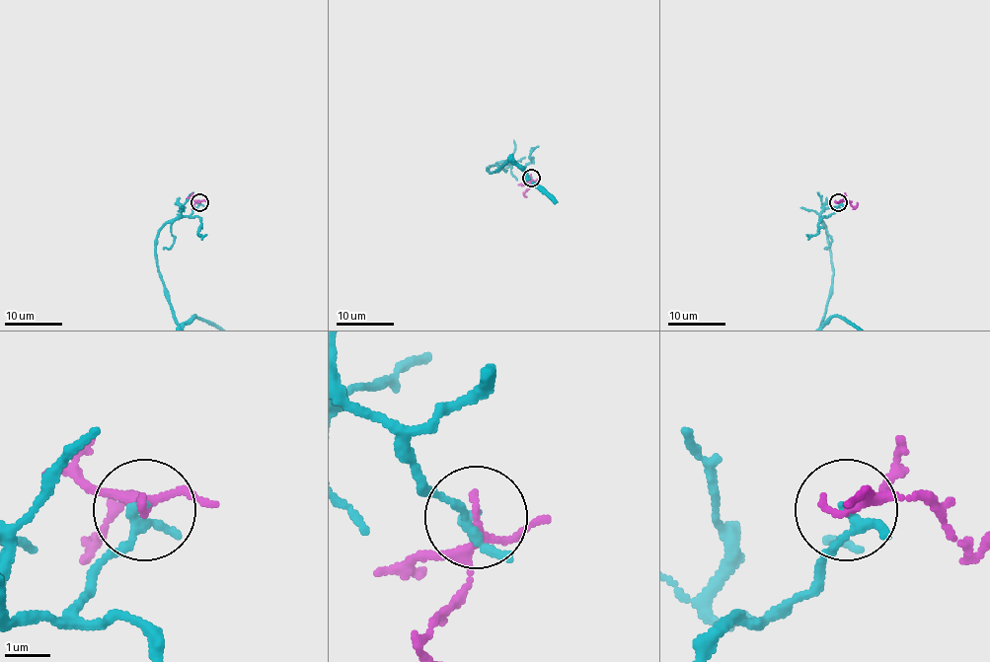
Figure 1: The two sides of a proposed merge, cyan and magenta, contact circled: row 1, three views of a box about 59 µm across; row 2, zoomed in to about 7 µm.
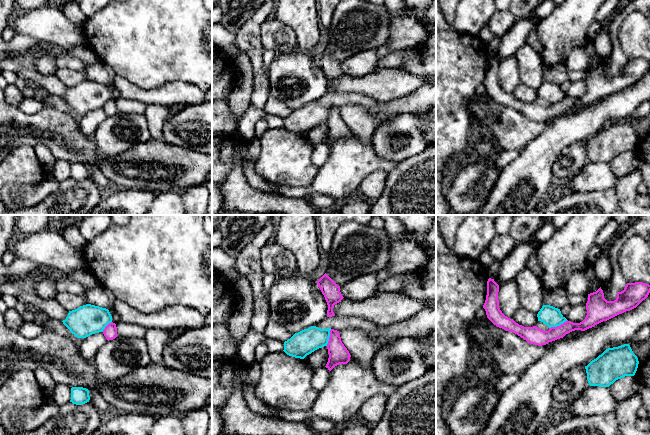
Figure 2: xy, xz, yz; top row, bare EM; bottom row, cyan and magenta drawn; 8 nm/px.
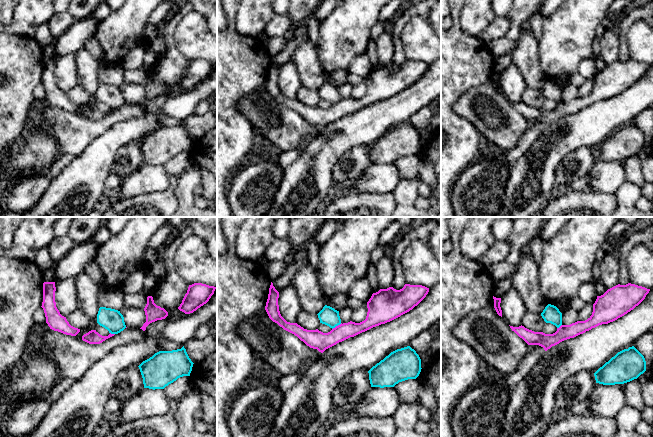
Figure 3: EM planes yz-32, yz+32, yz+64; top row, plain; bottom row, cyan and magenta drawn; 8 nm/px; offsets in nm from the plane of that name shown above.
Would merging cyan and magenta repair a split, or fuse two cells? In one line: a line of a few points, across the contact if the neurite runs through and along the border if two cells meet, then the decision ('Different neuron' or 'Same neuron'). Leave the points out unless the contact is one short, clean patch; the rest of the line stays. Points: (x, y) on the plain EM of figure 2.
Line: yz (567, 96), (549, 104). Different neuron

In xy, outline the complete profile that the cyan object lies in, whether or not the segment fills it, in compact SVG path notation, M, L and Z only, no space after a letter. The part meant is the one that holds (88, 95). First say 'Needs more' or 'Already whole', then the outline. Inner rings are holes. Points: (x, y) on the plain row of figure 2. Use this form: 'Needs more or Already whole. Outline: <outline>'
Already whole. Outline: M86 80L69 87L62 98L77 114L86 114L103 108L105 103L112 98L112 92L106 84Z

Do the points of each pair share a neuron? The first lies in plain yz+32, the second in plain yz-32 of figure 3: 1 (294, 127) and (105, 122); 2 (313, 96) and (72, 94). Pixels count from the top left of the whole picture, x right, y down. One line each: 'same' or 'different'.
1: same
2: same

